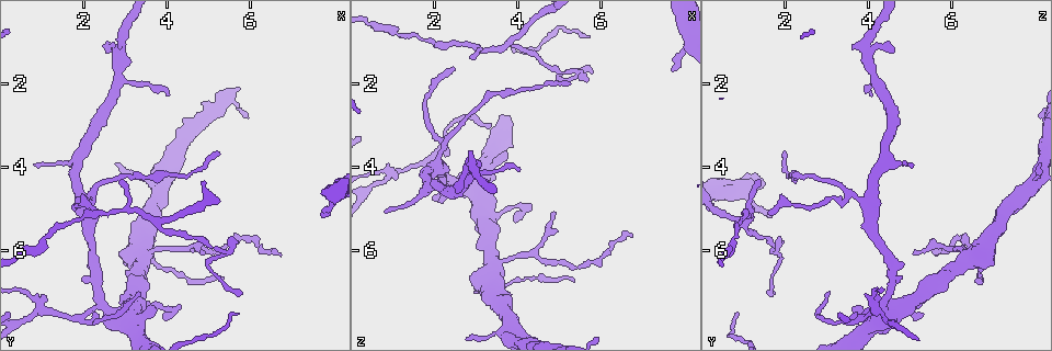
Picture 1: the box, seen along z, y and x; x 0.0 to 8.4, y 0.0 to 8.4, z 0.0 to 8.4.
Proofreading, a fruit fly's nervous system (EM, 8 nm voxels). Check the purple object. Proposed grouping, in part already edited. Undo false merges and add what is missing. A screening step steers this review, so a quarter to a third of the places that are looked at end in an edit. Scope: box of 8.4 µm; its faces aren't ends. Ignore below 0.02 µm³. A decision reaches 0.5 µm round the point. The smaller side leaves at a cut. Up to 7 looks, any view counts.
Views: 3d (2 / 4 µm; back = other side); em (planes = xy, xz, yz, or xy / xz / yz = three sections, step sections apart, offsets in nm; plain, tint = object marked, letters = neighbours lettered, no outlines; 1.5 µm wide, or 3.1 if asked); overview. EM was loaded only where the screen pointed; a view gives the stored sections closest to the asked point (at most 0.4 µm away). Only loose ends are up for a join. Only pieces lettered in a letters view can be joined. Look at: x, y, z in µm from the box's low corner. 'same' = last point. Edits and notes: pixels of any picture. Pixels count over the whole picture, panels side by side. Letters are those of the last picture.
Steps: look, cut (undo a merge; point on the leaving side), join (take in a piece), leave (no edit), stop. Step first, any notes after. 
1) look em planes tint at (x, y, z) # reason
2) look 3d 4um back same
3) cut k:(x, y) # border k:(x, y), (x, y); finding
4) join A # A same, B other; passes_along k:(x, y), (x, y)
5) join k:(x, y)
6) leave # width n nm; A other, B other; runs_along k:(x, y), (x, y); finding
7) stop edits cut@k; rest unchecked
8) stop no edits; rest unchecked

look 3d 2um at (2.80, 5.05, 1.10) # a narrow waist

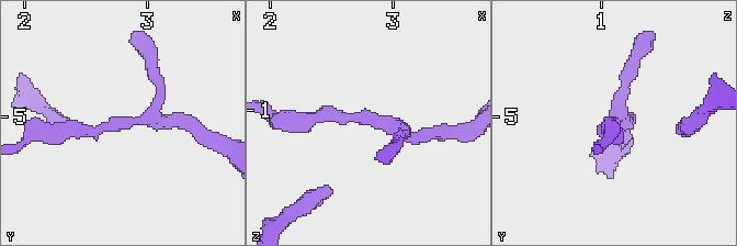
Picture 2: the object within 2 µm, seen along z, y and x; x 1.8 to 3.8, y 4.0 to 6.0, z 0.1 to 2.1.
look em planes tint at (2.78, 5.08, 1.10)

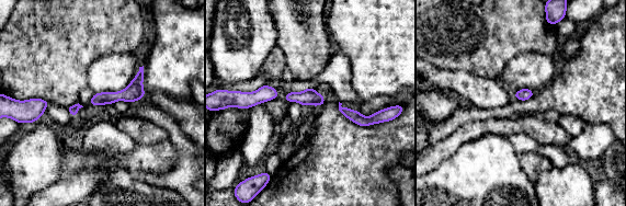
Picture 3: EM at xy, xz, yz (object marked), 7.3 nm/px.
look em planes letters same # see the neighbours

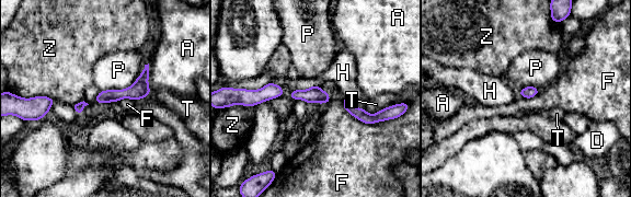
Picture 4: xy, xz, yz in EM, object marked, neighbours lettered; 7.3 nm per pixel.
leave # width 100 nm; A other, D other, F other, H other, P other, T other, Z other; border 4:(145, 65), (127, 88), (101, 91); continuous, no second neuron

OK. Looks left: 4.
look 3d 2um at (7.70, 5.15, 1.70) # an open end

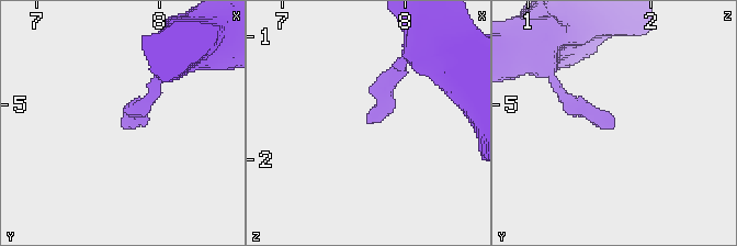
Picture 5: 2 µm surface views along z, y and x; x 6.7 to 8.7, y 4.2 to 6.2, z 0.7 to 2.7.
look em xz step 8 letters at (7.70, 5.14, 1.70)

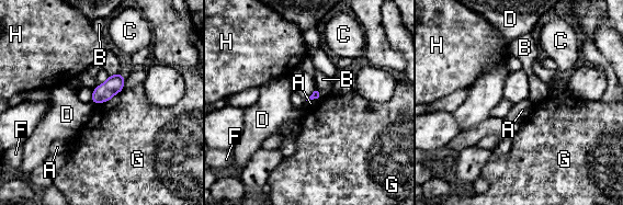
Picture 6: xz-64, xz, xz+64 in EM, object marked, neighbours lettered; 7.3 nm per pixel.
look em planes letters same # another direction

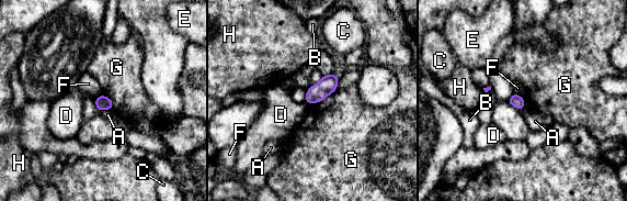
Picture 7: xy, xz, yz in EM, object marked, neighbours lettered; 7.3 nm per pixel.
leave # width 90 nm; A other, B other, C other, D other, E other, F other, G other, H other; border 7:(337, 88), (322, 100), (307, 104); no lettered piece goes on from it

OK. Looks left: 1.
look em planes letters at (3.30, 6.20, 6.45)

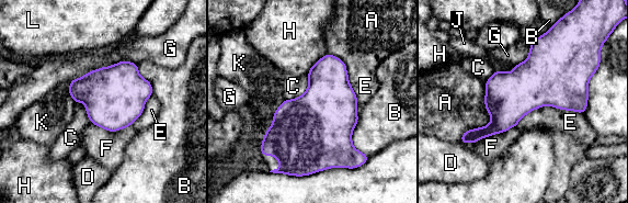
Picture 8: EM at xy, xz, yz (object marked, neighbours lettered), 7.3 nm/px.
leave # longest_contact G 500 nm; A other, B other, C other, D other, E other, F other, G other, H other, J other, K other, L other; border 8:(308, 74), (306, 90), (286, 100); all the same neuron

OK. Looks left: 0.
stop no edits; rest unchecked

